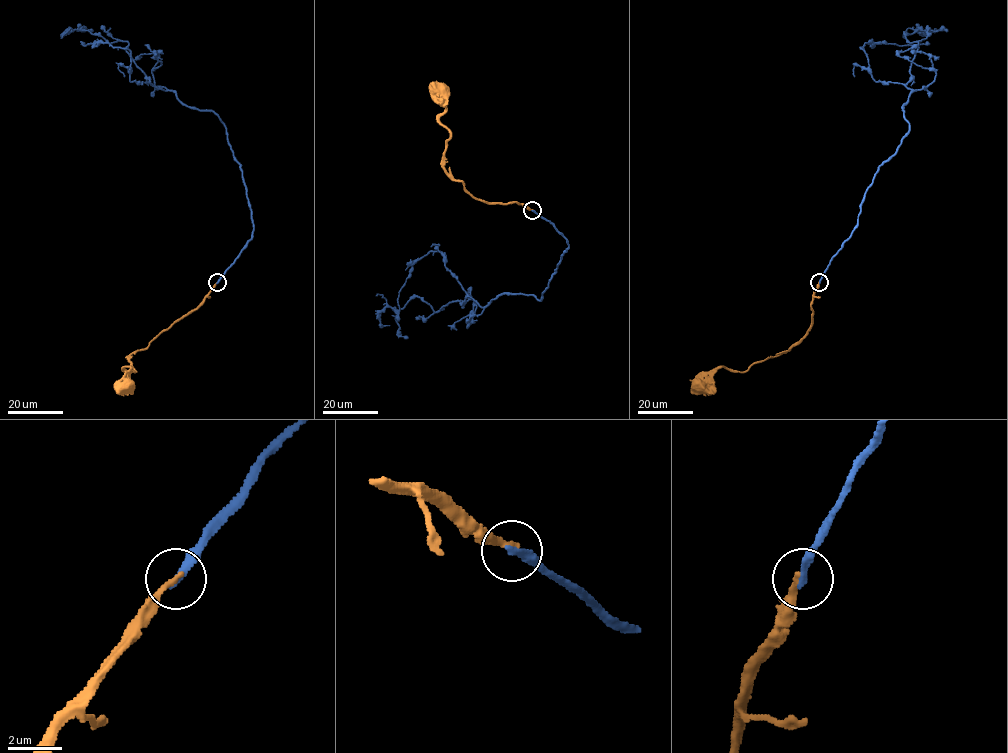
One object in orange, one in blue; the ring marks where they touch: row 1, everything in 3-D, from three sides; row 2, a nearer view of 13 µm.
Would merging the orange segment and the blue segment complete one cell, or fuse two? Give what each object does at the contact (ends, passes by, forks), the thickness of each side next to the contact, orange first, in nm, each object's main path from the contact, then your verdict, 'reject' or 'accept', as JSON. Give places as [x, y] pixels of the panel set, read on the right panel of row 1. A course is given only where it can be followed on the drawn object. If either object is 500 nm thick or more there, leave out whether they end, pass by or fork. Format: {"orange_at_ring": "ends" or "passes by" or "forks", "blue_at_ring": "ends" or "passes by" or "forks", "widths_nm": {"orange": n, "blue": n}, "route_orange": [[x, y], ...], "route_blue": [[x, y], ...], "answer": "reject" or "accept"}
{"orange_at_ring": "ends", "blue_at_ring": "ends", "widths_nm": {"orange": 240, "blue": 320}, "route_orange": [[819, 282], [811, 304], [812, 326], [798, 342], [744, 372], [720, 366], [704, 389], [698, 387]], "route_blue": [[819, 282], [858, 222], [875, 173], [908, 131], [902, 107], [915, 90], [876, 81], [860, 47], [929, 43]], "answer": "reject"}

